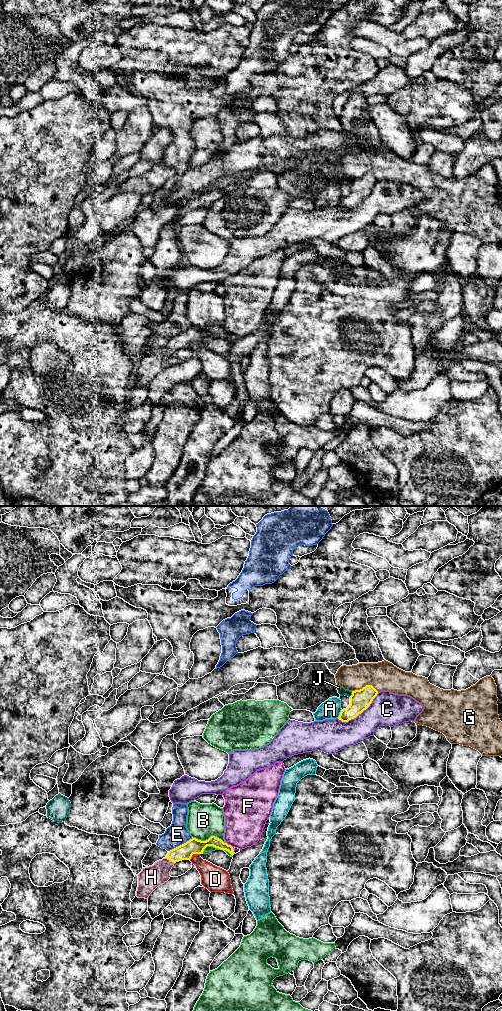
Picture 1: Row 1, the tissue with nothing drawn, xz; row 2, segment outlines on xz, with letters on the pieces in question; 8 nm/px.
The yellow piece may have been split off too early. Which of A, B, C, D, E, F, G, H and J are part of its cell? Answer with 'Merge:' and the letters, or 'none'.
Merge: H

